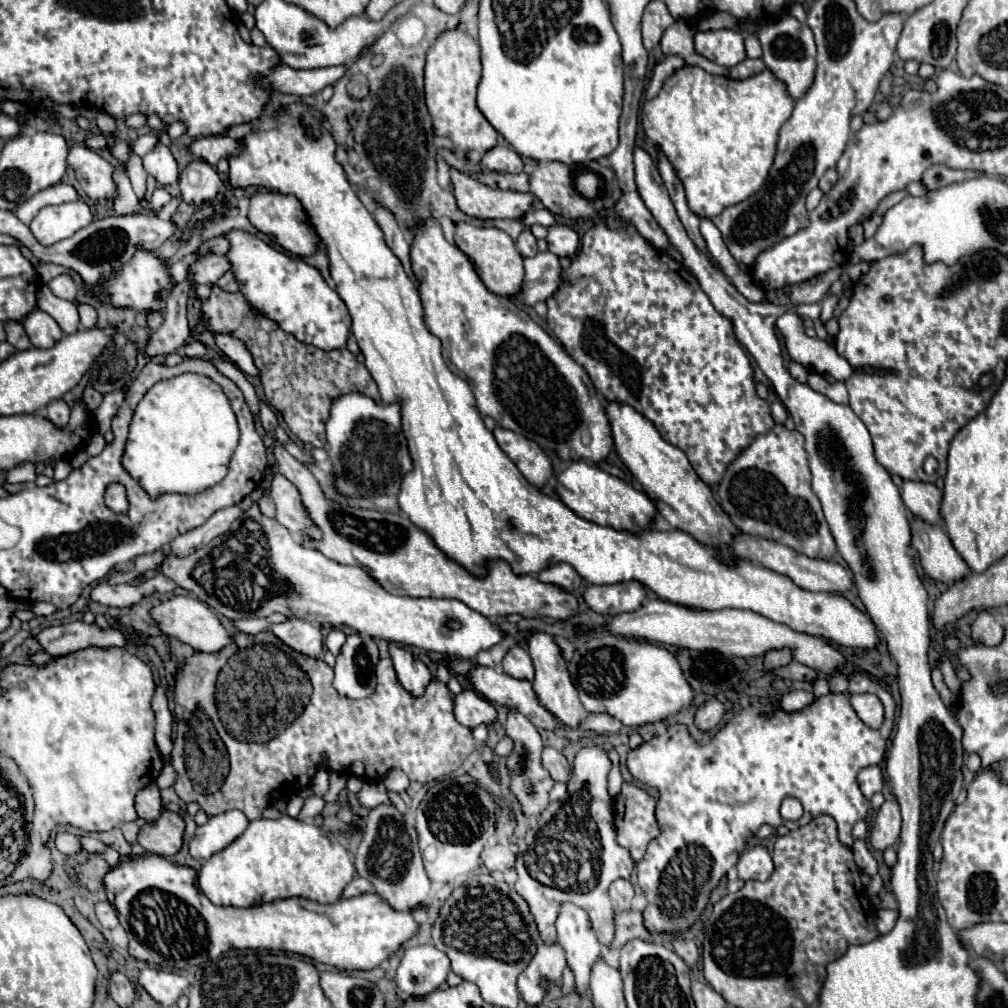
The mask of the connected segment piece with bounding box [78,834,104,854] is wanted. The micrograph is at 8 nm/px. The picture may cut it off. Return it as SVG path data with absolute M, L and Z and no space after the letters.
M78 836L78 840L80 840L80 844L82 844L82 848L84 850L88 850L88 852L100 852L102 848L104 848L104 844L100 842L100 840L96 840L96 838L92 838L92 836Z

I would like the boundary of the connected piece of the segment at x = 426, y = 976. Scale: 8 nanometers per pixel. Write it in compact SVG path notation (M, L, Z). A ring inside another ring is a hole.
M432 944L406 948L402 962L396 970L396 984L404 994L430 994L450 972L448 956Z

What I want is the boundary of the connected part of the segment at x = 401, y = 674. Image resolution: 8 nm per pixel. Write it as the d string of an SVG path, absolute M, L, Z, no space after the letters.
M394 642L388 644L388 652L394 662L394 670L398 674L400 684L414 696L420 696L424 692L426 684L432 680L428 666L420 658L414 658L406 648L396 646Z

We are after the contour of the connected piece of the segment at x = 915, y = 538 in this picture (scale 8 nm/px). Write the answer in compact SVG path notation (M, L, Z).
M916 516L910 518L912 542L910 546L918 552L922 570L944 584L968 578L972 572L960 554L954 550L950 538L940 524L928 524Z

